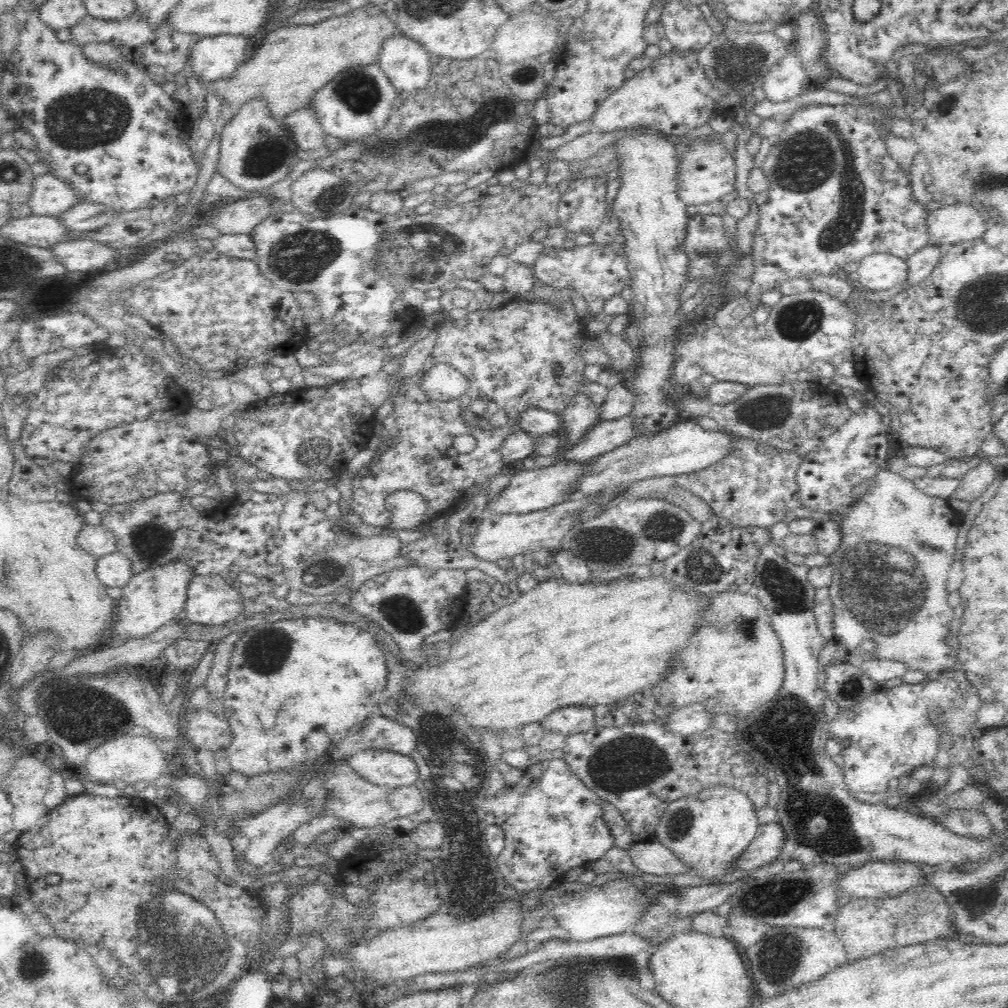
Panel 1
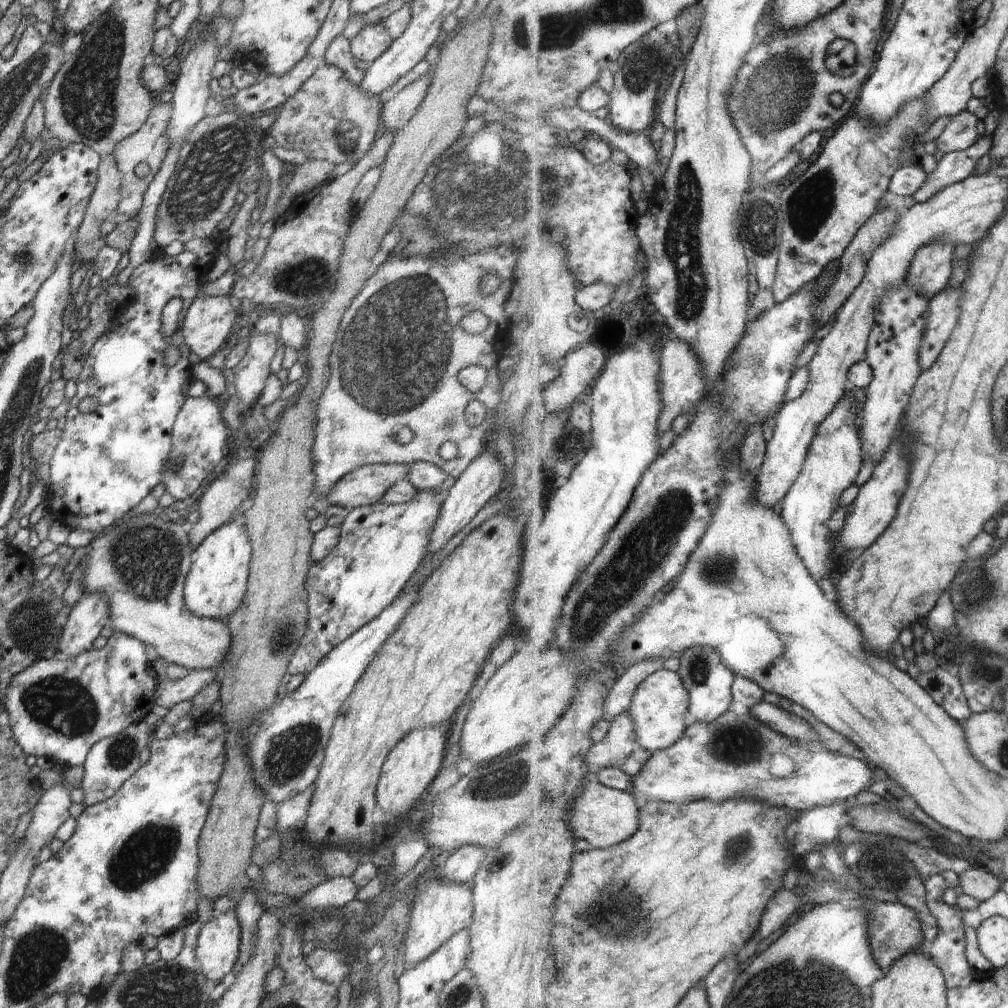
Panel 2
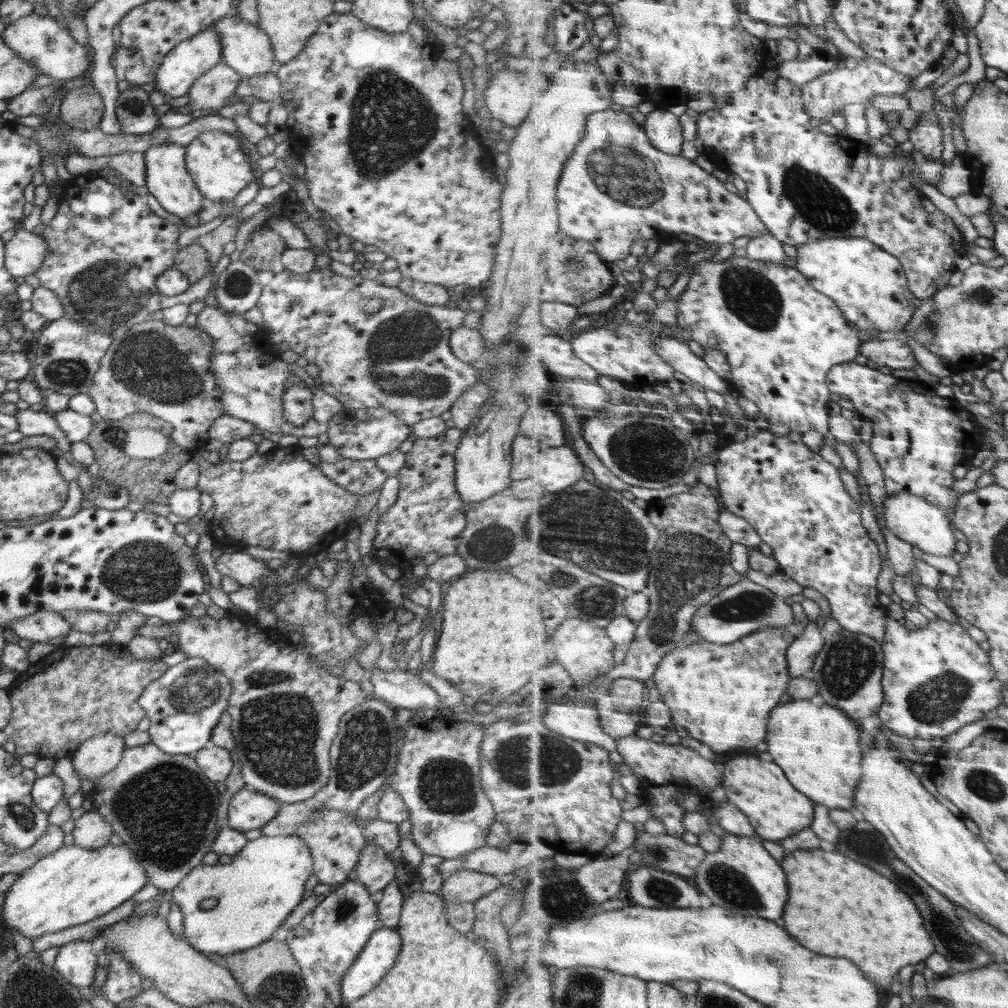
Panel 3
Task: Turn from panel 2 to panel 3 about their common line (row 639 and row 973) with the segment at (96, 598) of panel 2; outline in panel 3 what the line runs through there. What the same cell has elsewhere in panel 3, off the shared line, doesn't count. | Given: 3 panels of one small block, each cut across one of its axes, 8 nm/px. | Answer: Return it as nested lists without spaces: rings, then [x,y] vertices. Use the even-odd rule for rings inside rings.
[[[79,939],[61,946],[53,965],[64,980],[85,991],[92,989],[96,978],[96,953],[91,943]]]

